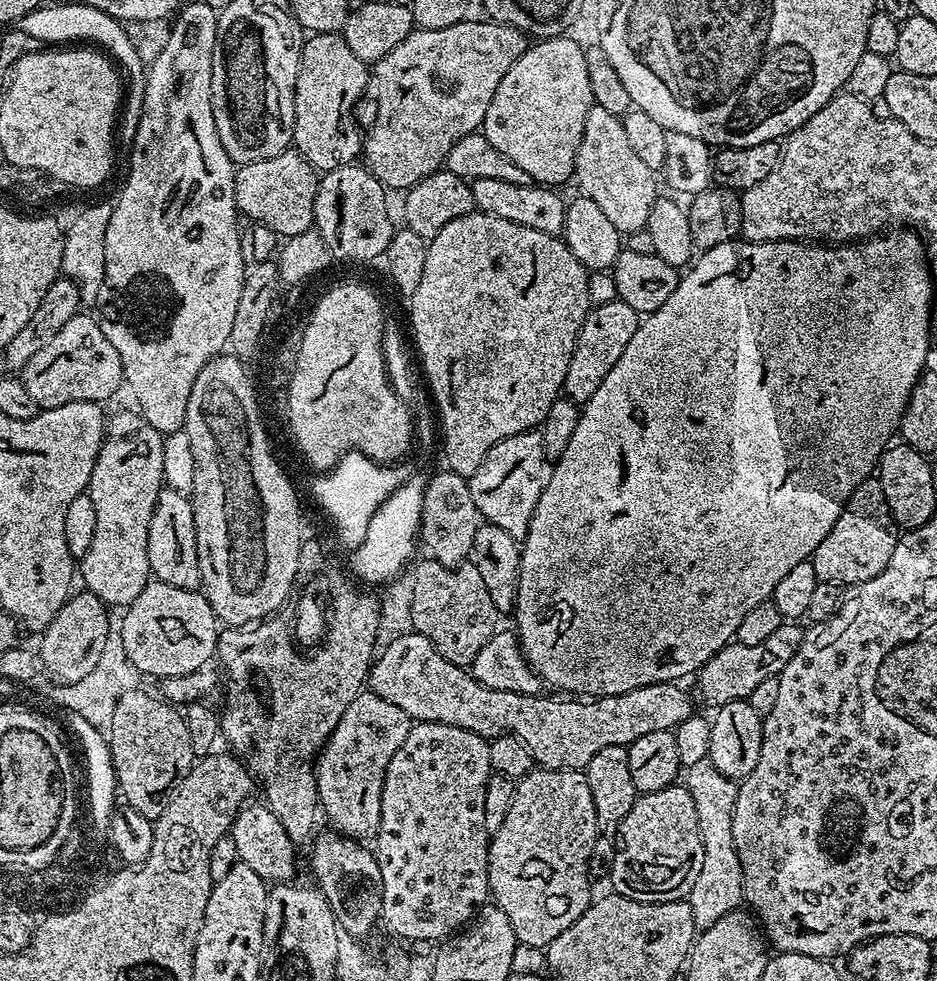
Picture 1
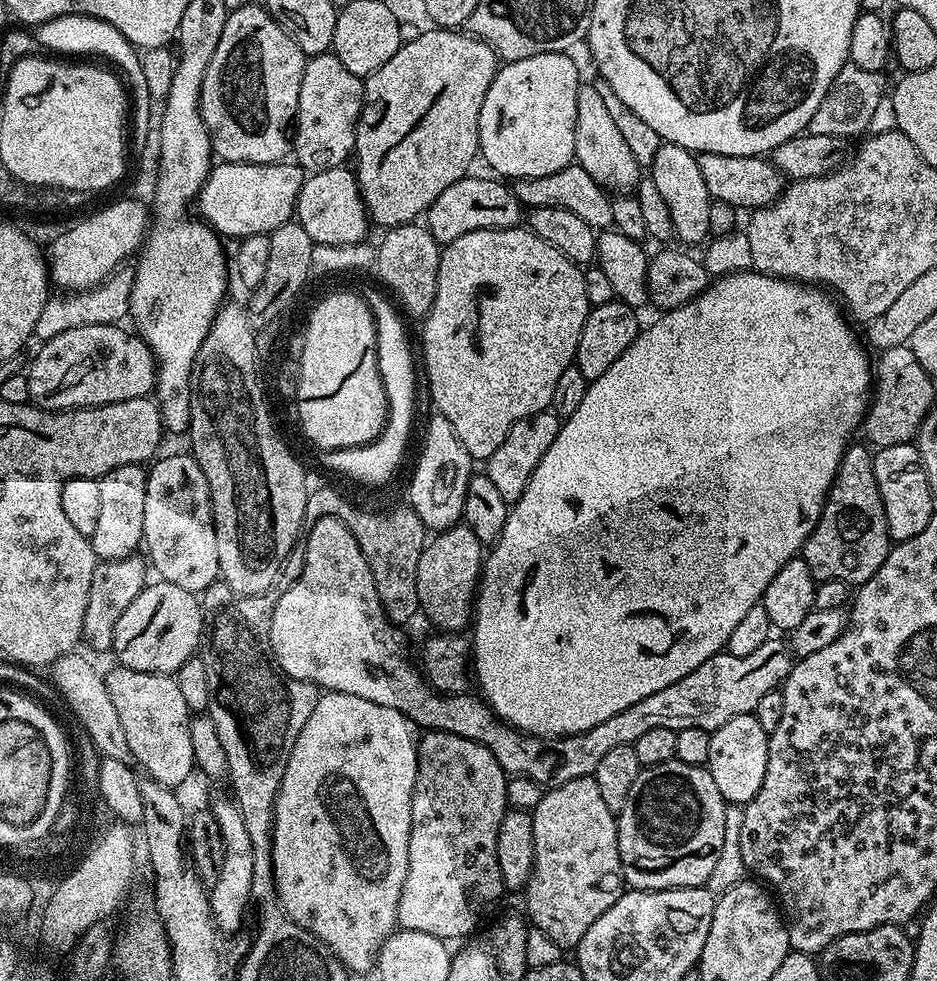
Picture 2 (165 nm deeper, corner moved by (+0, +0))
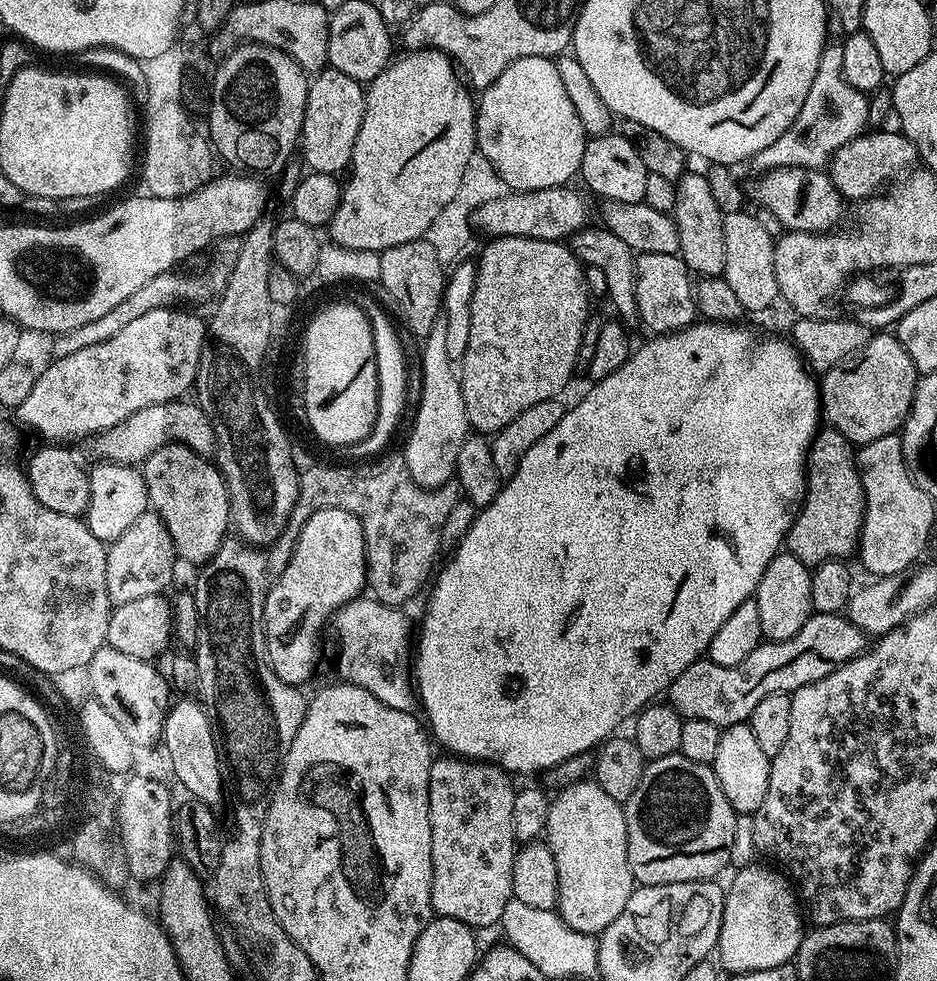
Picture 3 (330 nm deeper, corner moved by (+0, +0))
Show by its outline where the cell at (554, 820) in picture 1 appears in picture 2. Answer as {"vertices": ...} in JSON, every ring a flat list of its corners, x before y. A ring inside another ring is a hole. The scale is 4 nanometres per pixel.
{"vertices":[[595,775,547,789,530,813,534,852,532,874,526,885,526,916,560,949,572,950,626,888,618,854,616,816,602,799]]}

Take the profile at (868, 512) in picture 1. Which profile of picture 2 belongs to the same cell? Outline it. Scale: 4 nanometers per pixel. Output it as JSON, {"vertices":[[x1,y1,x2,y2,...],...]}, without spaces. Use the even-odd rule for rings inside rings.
{"vertices":[[849,443,848,449,842,454,842,462,838,466,836,477,828,491,822,514,814,530,806,538,802,549,802,559,806,562,806,566,810,566,812,575,817,581,841,580,849,586,862,585,875,574,878,566,882,566,882,562,890,551,886,506,882,506,882,494,878,494,878,478,874,478,873,453,867,443,856,443]]}

